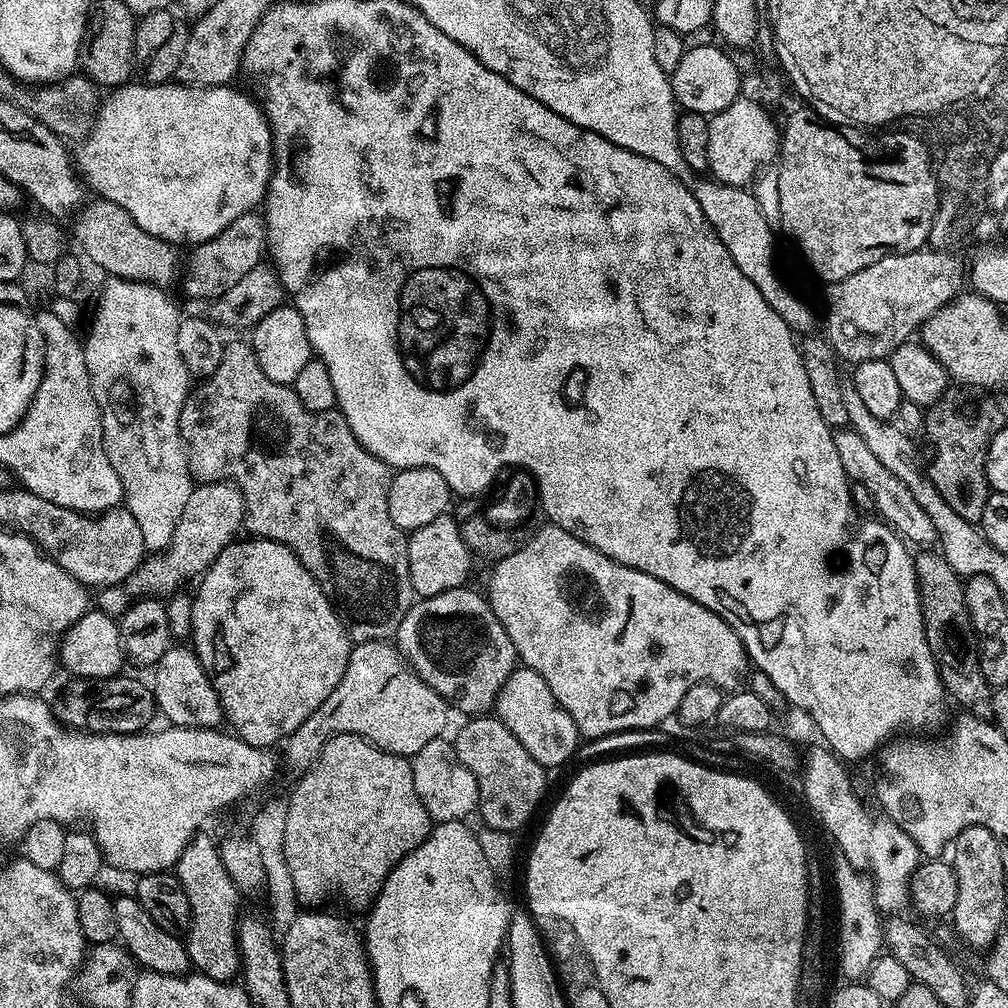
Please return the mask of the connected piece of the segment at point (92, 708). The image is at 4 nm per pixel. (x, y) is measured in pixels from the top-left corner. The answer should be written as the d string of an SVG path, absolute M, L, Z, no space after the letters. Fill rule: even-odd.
M84 677L69 679L57 704L54 715L61 724L75 731L136 735L145 731L156 716L155 696L151 687L134 678L108 677L88 680Z

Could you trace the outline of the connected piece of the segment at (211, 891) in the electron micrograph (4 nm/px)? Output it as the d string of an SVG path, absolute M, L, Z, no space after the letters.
M193 835L174 869L174 875L180 879L180 885L190 902L192 920L186 929L188 958L197 973L228 982L235 972L237 975L241 971L236 925L241 915L242 893L234 886L230 874L226 874L226 866L222 866L217 841L200 835Z

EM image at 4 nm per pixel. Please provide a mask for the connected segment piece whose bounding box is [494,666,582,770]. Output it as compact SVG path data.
M518 666L508 675L500 693L496 695L494 715L504 723L506 730L510 730L510 734L514 734L514 738L518 738L518 742L522 742L526 754L530 754L530 758L534 758L534 762L546 770L560 768L571 756L577 755L582 737L578 726L574 726L574 718L570 718L554 694L550 694L546 678L532 668Z

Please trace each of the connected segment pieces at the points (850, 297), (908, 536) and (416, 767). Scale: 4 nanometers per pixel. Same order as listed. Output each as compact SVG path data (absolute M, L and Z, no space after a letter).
M933 250L878 258L858 274L829 287L826 339L837 357L849 360L852 366L888 358L896 347L911 341L939 308L956 299L963 284L965 287L965 265Z
M851 427L833 431L832 437L834 446L838 450L838 459L842 461L842 470L846 470L849 481L856 483L857 480L868 491L873 506L880 511L877 512L879 519L909 545L917 544L917 549L920 550L931 549L937 543L934 524L927 517L926 510L918 506L914 494L910 494L910 490L906 490L903 482L894 478L894 474L890 474L890 470L886 470L886 466L878 462L877 456L866 447L866 442L862 442L862 438L852 431Z
M441 738L434 742L426 742L416 756L411 757L412 773L414 774L414 790L418 790L418 798L422 798L422 806L432 815L433 821L445 820L467 821L468 815L477 811L478 782L474 782L474 774L462 766L455 747Z

